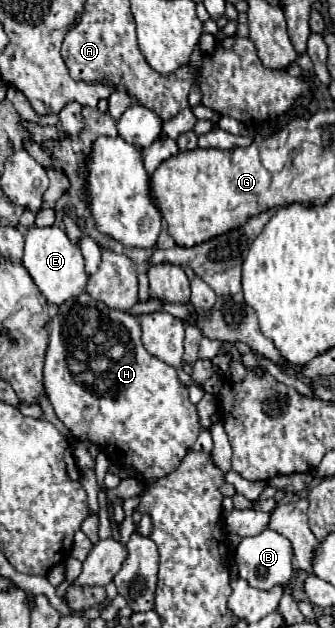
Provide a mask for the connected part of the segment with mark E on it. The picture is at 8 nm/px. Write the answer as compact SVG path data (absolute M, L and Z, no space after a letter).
M30 227L26 231L26 247L24 247L24 261L22 265L30 273L36 287L48 299L48 303L62 305L70 297L78 297L86 289L88 275L84 271L84 257L80 249L70 243L68 235L60 227Z

